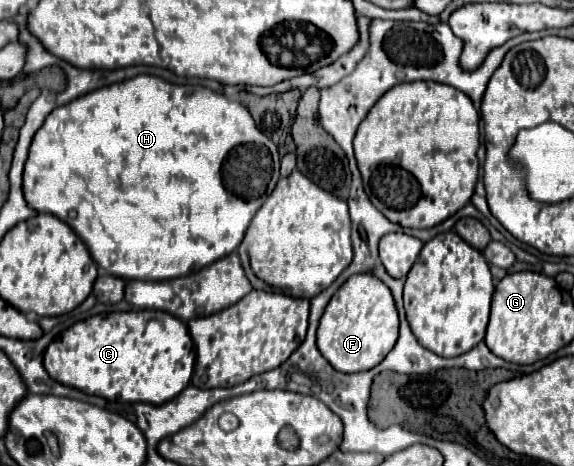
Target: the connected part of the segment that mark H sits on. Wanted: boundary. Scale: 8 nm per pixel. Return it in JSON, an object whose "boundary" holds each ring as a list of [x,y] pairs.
{"boundary":[[[141,74],[79,96],[77,100],[55,108],[55,112],[47,116],[29,148],[29,158],[23,172],[23,194],[27,206],[31,206],[33,210],[55,214],[65,224],[69,224],[79,234],[79,238],[83,238],[97,266],[101,266],[109,274],[127,280],[169,280],[197,272],[199,268],[231,254],[241,244],[251,218],[267,200],[269,192],[273,192],[279,180],[279,160],[281,158],[277,146],[255,126],[255,120],[243,104],[227,100],[223,94],[217,94],[205,86],[179,86],[157,76]]]}

